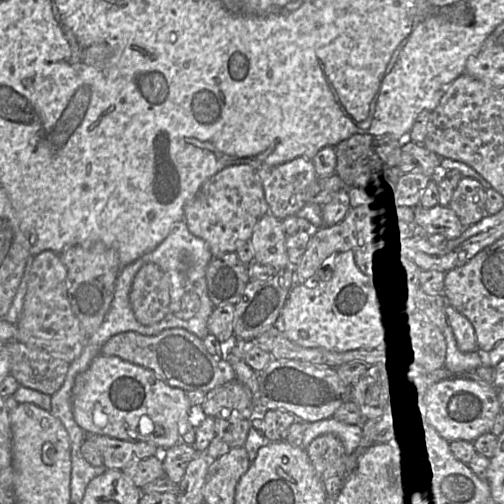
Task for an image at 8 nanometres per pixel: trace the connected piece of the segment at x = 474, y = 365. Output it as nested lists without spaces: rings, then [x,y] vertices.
[[[449,325],[444,329],[443,335],[446,340],[447,349],[445,368],[455,376],[474,372],[483,365],[483,361],[486,362],[486,356],[483,356],[483,351],[480,351],[481,354],[477,351],[468,353],[461,352],[457,347],[453,330]]]

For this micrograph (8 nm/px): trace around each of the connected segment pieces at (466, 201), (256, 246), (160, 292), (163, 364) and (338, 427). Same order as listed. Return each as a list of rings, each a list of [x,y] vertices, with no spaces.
[[[462,177],[449,204],[465,228],[486,217],[486,189],[471,177]]]
[[[271,213],[265,214],[254,226],[250,243],[253,258],[260,264],[270,265],[276,271],[289,267],[282,222]]]
[[[153,263],[144,264],[136,273],[129,294],[135,318],[142,325],[162,320],[169,306],[169,277]]]
[[[183,328],[165,329],[153,336],[133,331],[122,332],[106,341],[101,348],[101,353],[107,356],[118,356],[150,369],[164,383],[181,388],[185,392],[209,392],[236,379],[235,371],[228,360],[211,355],[206,350],[203,339]]]
[[[334,418],[306,423],[302,447],[306,449],[317,437],[324,434],[335,435],[343,444],[346,454],[351,455],[359,447],[362,425],[345,424]]]

